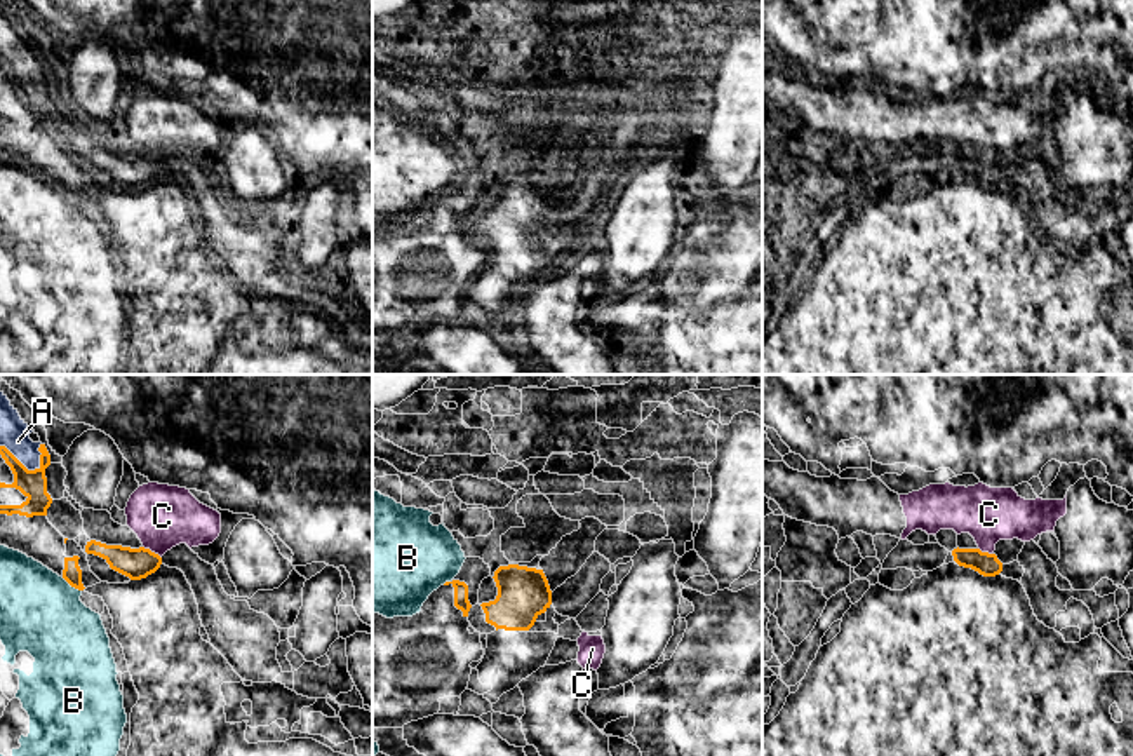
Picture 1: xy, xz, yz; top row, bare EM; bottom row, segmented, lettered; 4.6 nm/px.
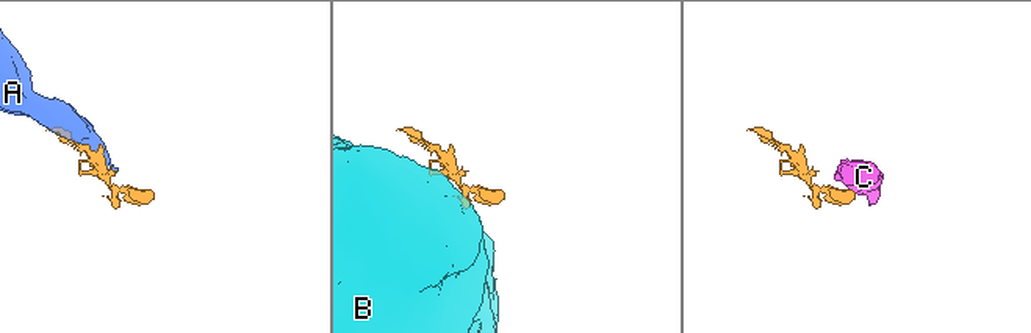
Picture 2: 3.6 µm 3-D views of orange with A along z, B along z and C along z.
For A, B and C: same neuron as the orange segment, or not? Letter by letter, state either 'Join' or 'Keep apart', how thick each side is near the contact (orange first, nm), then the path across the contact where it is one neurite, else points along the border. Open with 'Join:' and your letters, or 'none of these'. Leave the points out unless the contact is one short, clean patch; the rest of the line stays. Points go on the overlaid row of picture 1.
Join: A
A: Join. Thickness 130 nm (orange) against 140 nm
B: Keep apart. Thickness 90 nm (orange) against 380 nm. Boundary: xy (61, 577), (80, 591)
C: Keep apart. Thickness 140 nm (orange) against 300 nm. Boundary: xy (143, 546), (160, 558)

